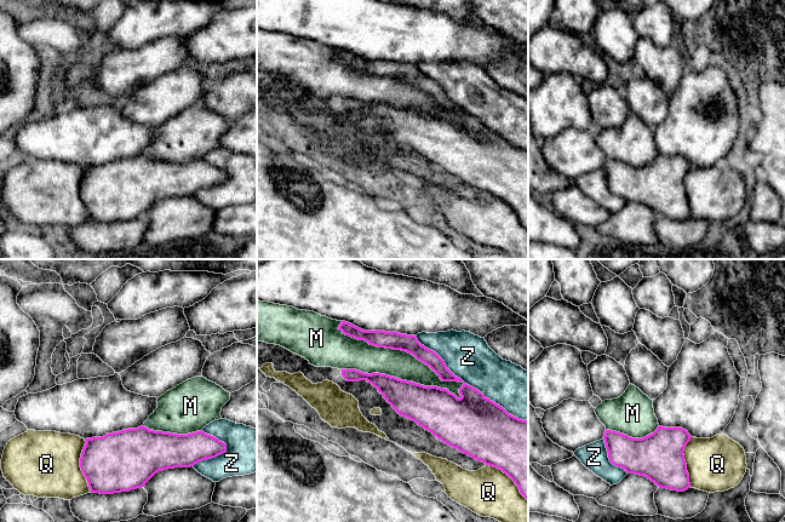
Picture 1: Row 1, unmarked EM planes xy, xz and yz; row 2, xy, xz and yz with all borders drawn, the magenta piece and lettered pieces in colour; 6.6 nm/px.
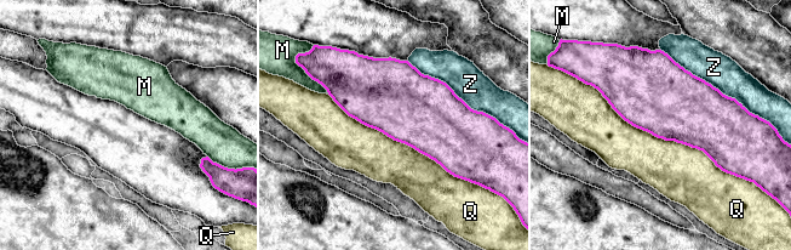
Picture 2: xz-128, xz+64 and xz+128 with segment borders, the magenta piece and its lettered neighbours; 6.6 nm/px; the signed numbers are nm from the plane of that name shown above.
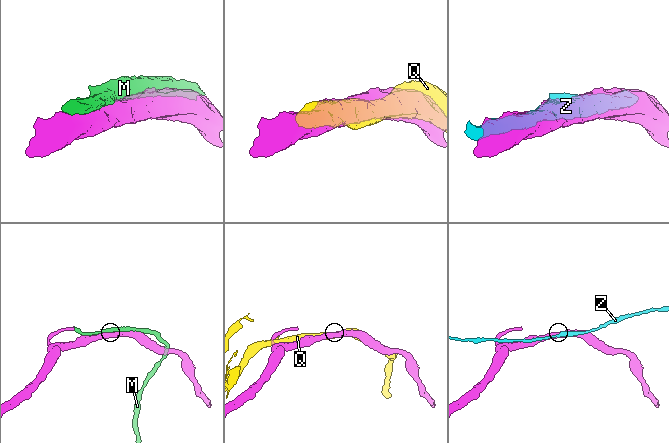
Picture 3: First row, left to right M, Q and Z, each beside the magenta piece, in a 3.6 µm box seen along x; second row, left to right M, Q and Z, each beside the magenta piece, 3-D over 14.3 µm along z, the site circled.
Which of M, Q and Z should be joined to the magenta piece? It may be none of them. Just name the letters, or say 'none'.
M

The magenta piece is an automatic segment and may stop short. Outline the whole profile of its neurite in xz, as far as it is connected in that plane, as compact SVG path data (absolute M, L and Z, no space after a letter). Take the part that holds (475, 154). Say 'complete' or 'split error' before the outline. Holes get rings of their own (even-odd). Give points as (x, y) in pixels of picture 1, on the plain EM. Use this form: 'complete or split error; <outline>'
complete; M342 98L346 110L367 109L402 145L416 150L446 173L459 180L497 196L506 202L528 229L528 150L509 143L503 136L487 127L477 117L463 113L460 127L447 117L424 115L380 102Z

